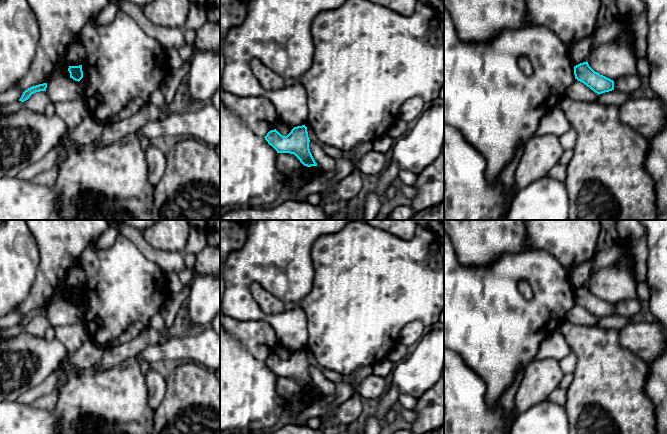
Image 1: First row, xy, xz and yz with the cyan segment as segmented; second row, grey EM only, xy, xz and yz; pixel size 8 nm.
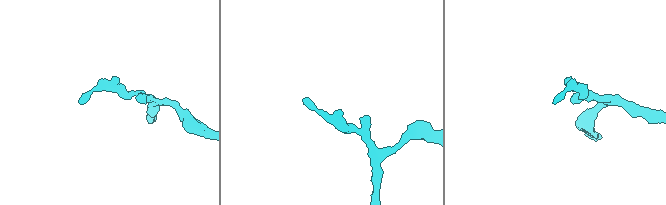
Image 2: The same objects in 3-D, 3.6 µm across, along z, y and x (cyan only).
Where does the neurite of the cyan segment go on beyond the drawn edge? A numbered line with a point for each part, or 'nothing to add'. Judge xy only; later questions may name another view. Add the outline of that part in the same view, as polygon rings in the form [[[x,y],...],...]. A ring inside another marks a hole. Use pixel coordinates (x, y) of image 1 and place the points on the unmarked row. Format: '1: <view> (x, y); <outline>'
nothing to add

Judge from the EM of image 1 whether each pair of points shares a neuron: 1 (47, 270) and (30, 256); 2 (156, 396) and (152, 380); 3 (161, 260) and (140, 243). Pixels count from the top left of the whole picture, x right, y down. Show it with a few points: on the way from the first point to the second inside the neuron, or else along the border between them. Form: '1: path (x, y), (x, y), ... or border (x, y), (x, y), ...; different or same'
1: border (36, 240), (39, 263), (32, 286); different
2: path (156, 392), (156, 384); same
3: path (156, 256), (145, 248); same

